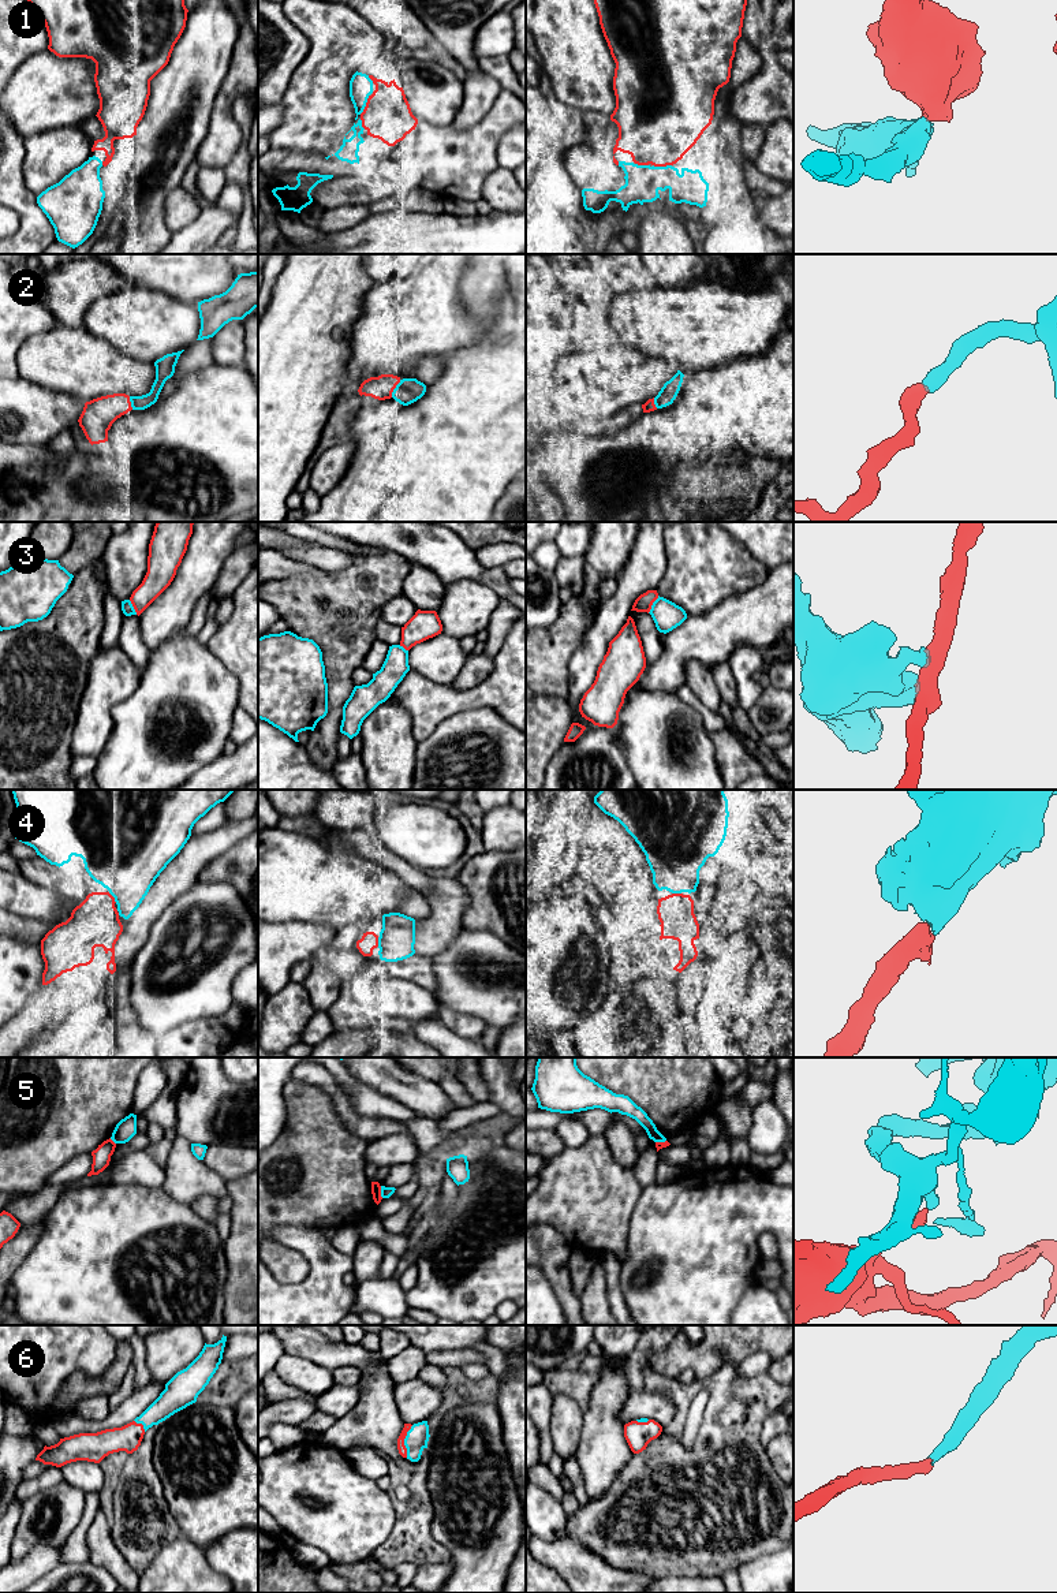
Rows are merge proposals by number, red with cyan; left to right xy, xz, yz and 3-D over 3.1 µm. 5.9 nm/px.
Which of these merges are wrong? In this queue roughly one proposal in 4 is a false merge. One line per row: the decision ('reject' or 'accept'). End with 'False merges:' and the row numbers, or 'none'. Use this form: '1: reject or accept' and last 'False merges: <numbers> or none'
1: accept
2: accept
3: reject
4: accept
5: reject
6: accept
False merges: 3, 5

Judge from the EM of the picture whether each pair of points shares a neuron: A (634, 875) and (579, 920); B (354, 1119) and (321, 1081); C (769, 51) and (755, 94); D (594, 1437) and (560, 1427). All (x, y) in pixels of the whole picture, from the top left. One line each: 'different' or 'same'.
A: different
B: same
C: same
D: different

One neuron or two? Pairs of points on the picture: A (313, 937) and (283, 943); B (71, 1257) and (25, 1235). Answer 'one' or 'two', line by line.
A: one
B: two

